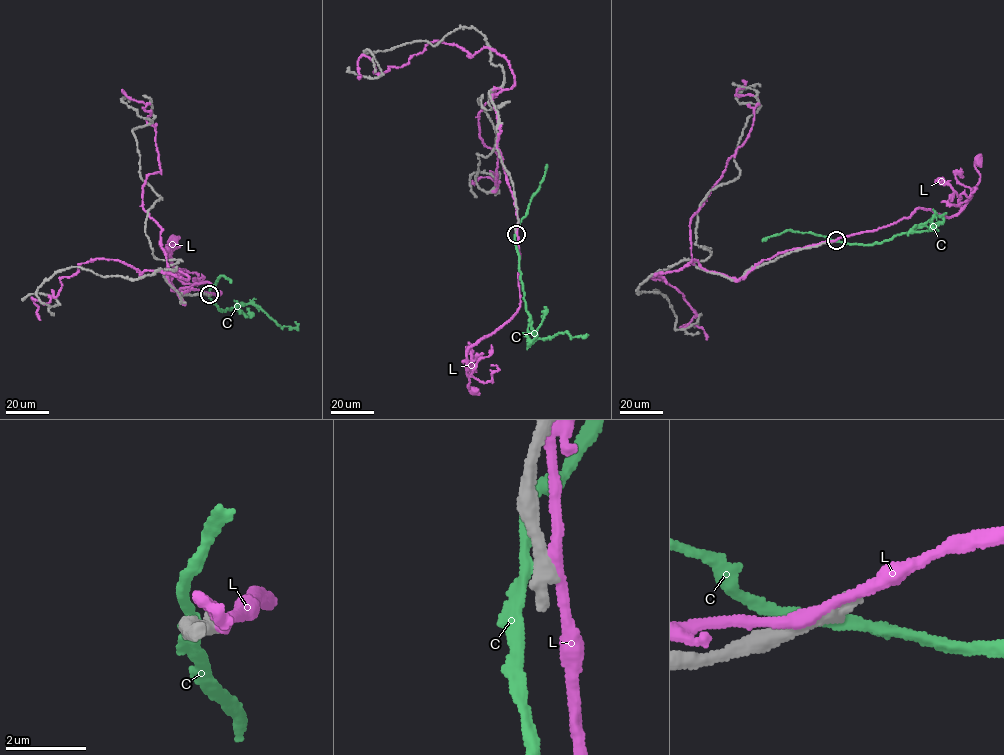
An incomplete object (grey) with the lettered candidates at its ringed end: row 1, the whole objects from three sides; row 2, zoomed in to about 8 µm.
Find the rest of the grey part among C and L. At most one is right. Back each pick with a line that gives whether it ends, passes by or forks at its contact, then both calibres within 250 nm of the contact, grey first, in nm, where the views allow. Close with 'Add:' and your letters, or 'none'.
Add: none

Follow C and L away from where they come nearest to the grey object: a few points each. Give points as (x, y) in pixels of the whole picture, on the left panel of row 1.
C: (209, 294), (222, 311), (253, 303), (281, 326), (296, 328), (294, 322)
L: (210, 294), (217, 296), (221, 292), (205, 281), (171, 290), (173, 266), (168, 241), (173, 240)

